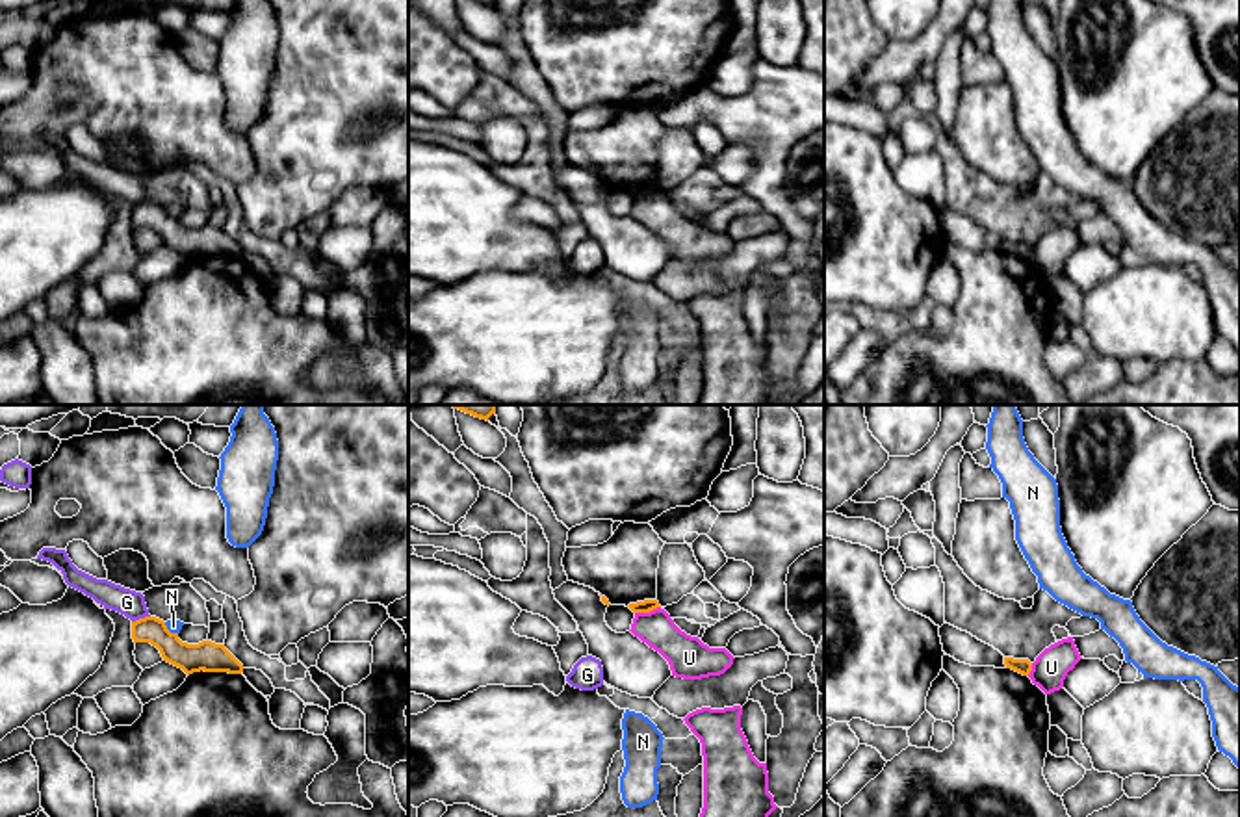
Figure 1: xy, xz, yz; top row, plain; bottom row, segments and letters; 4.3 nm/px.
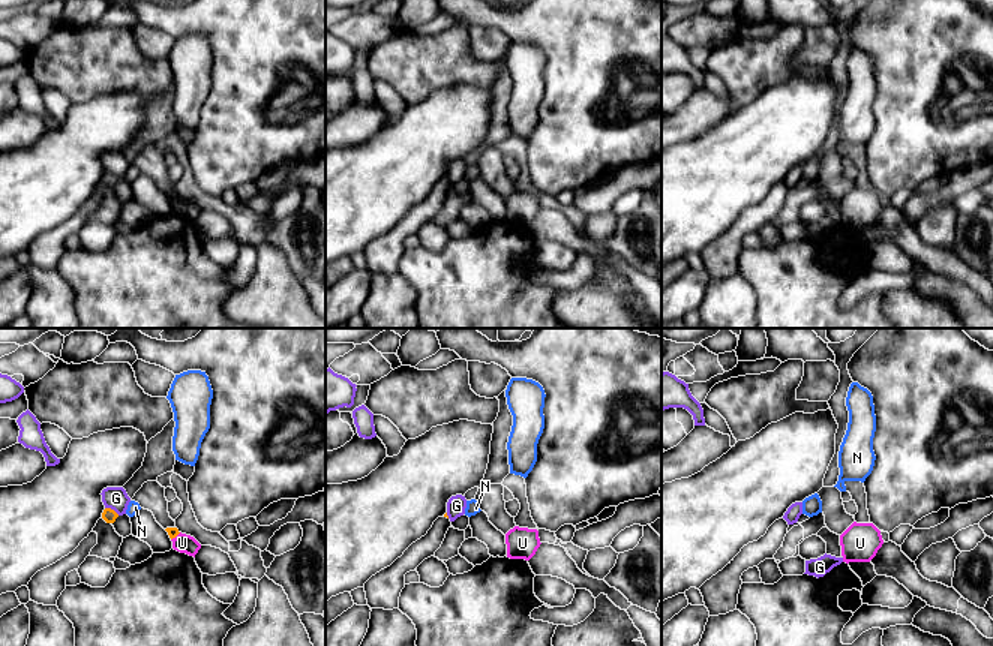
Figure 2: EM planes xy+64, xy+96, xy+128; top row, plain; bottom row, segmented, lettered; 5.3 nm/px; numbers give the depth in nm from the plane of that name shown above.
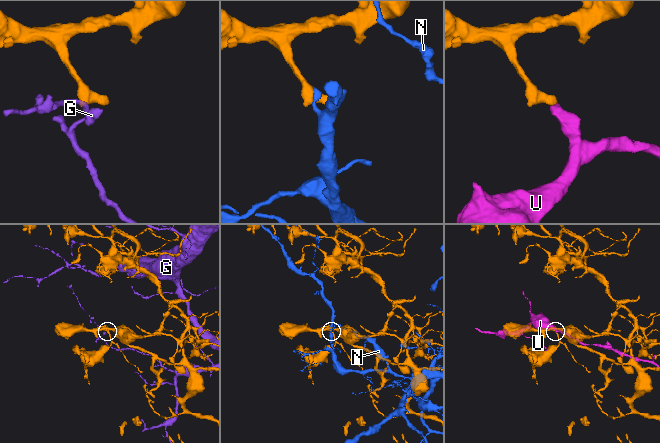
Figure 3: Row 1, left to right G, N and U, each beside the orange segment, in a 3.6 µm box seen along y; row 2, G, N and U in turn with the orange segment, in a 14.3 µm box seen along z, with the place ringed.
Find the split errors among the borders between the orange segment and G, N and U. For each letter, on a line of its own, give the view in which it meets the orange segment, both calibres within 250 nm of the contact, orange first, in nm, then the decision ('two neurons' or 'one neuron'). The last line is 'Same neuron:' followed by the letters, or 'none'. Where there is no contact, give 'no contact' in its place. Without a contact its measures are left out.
G: xy | 120/120 nm | two neurons
N: xy | 130/60 nm | two neurons
U: xz | 60/170 nm | two neurons
Same neuron: none

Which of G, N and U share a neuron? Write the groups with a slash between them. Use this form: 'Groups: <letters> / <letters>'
Groups: G / N / U

